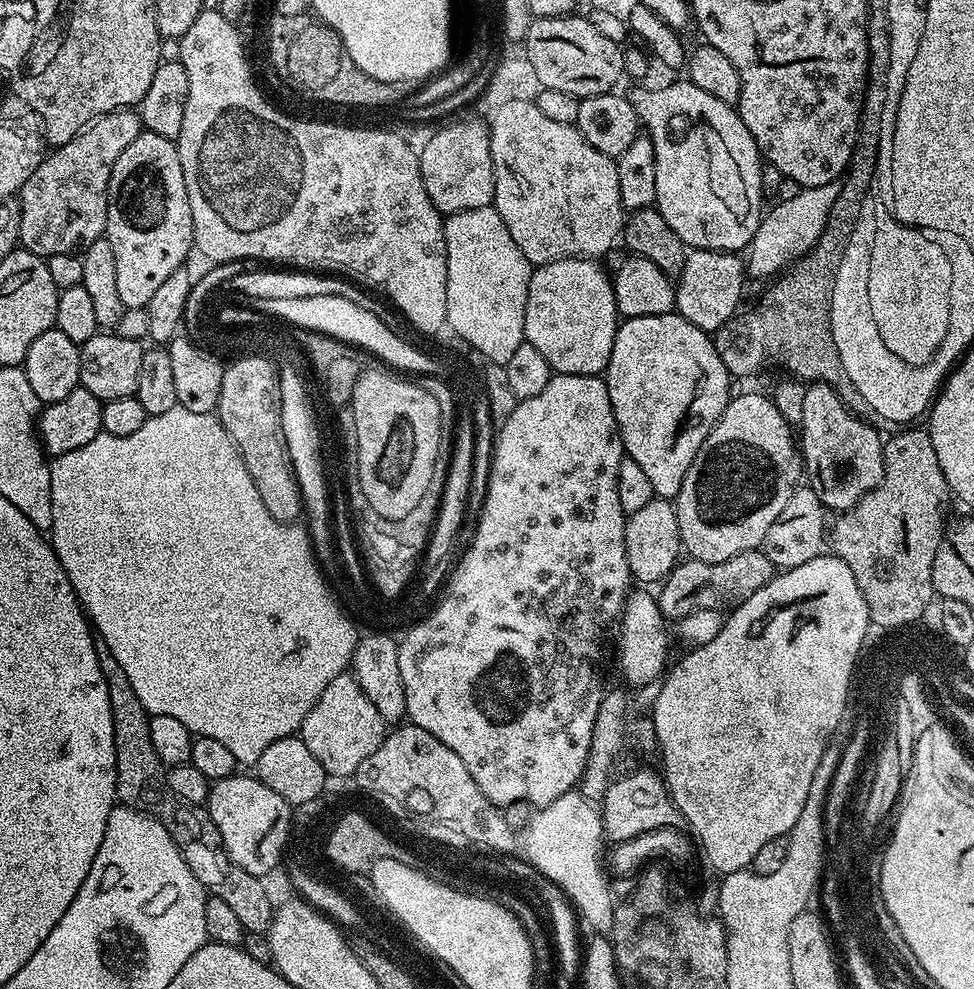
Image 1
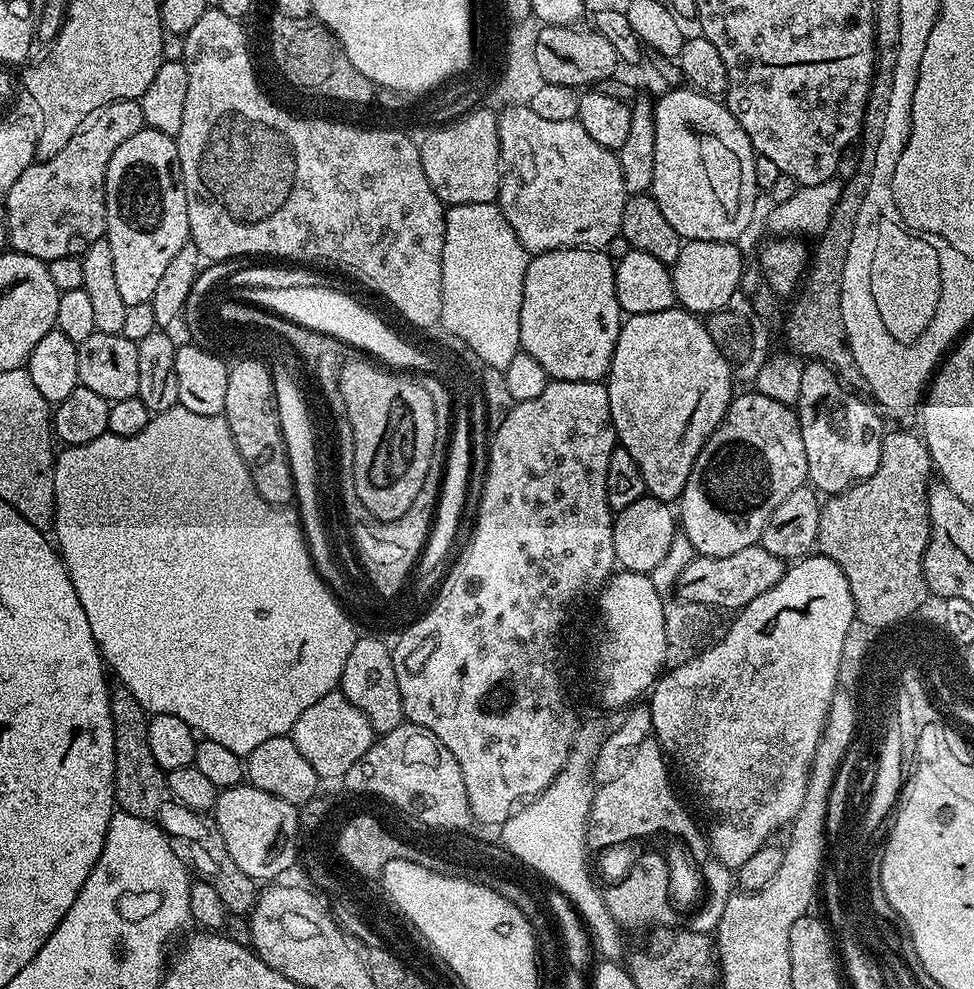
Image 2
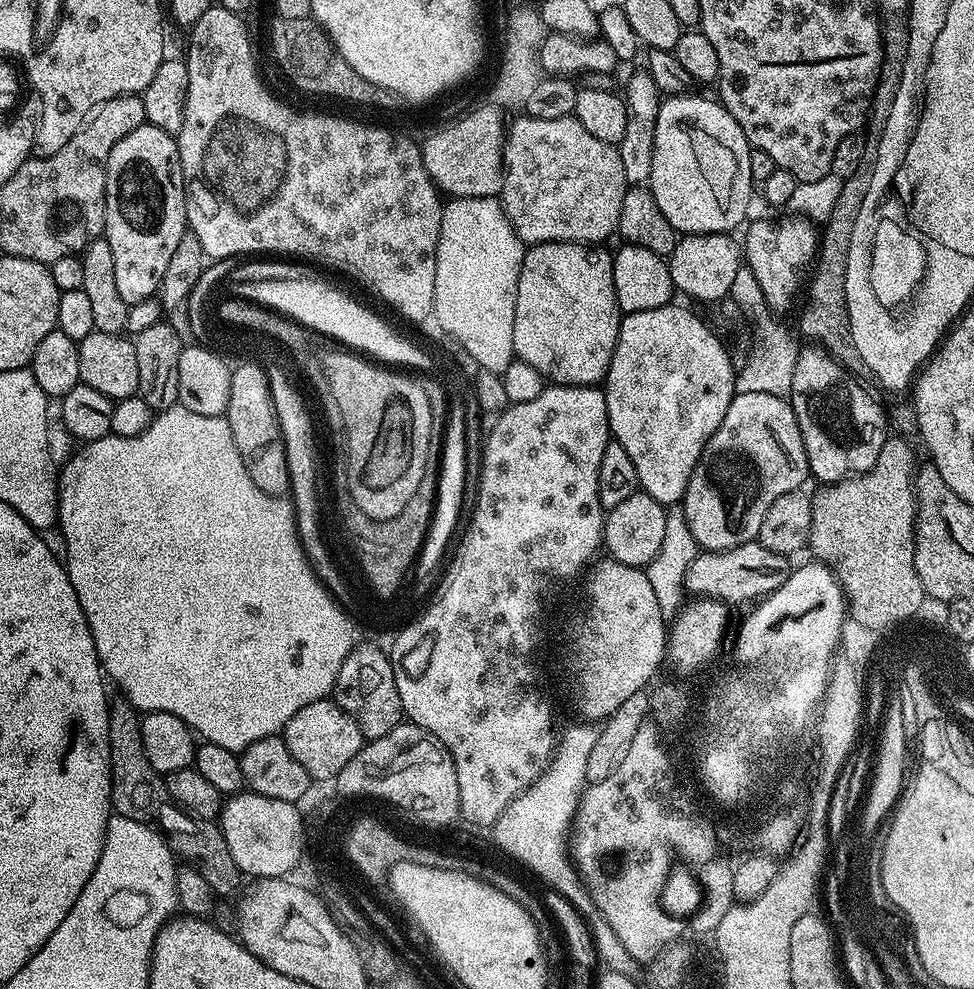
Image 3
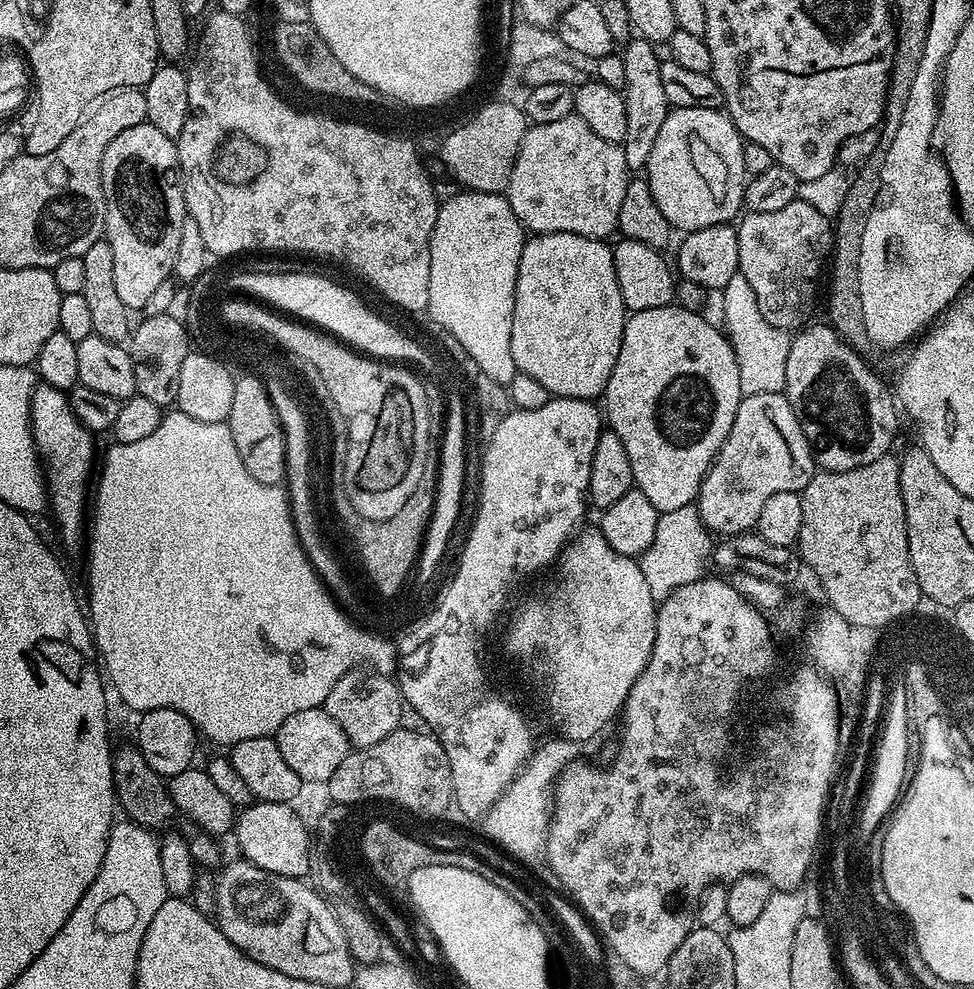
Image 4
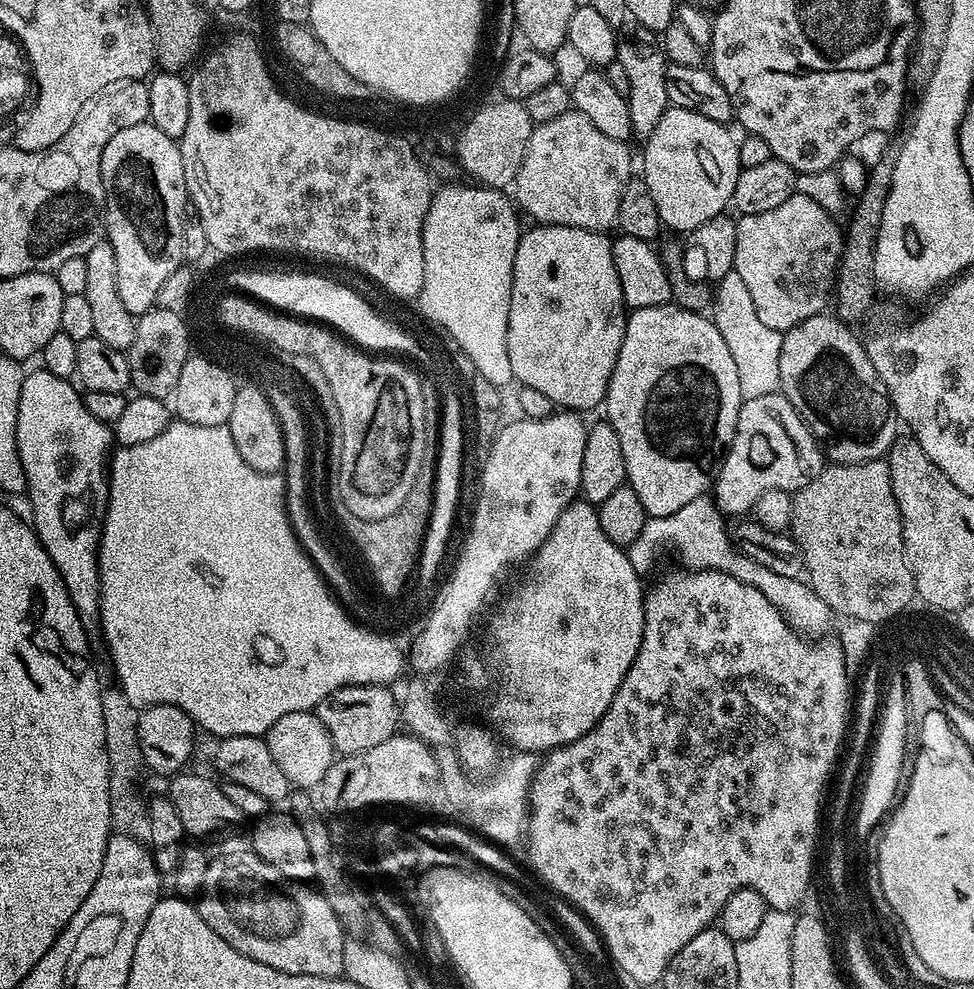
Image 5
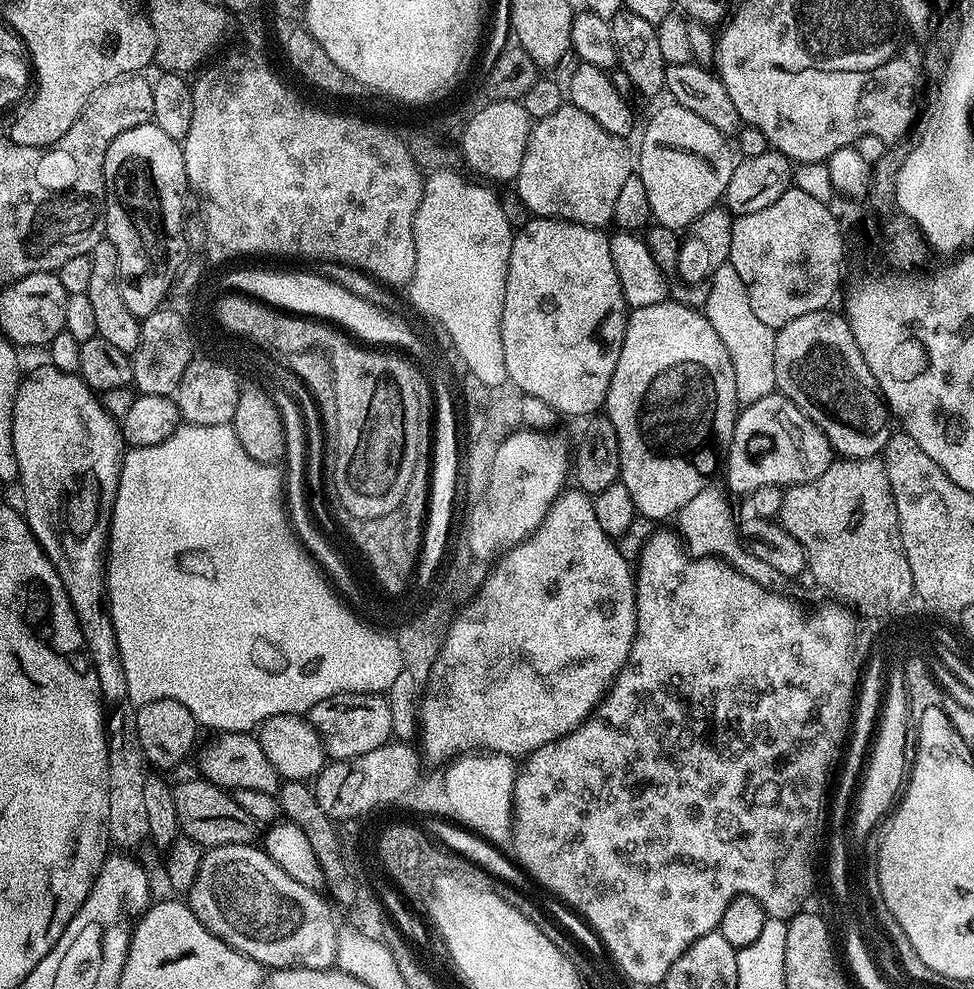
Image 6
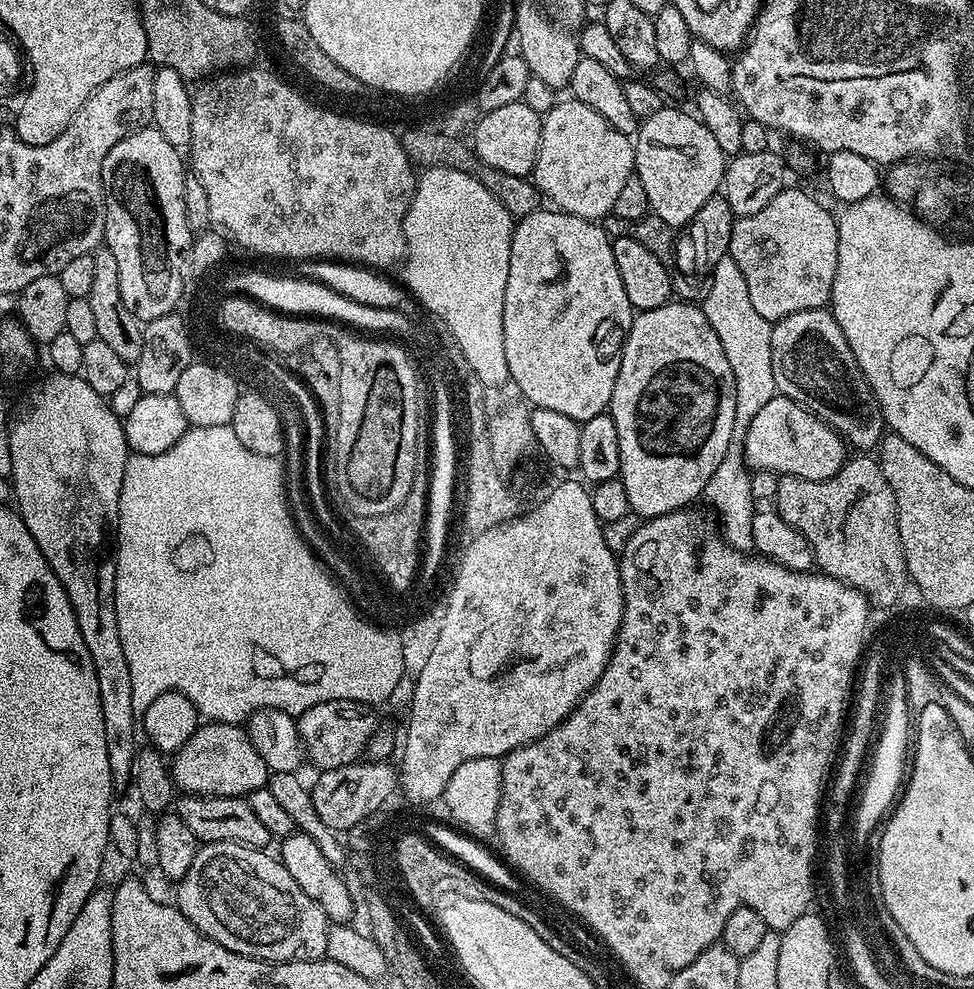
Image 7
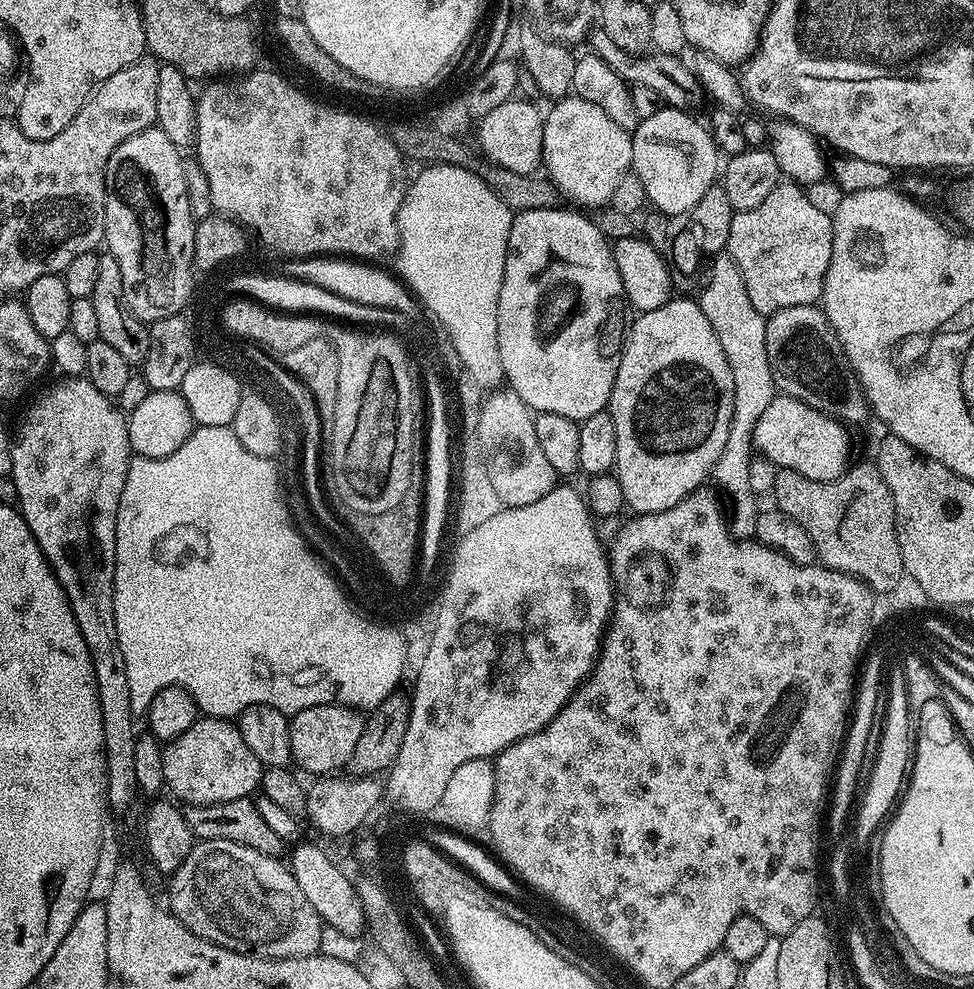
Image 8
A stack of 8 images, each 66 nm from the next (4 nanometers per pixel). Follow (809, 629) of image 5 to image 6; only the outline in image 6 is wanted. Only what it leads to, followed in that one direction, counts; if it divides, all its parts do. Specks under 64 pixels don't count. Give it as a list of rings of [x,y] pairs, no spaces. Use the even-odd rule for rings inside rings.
[[[705,486],[698,494],[694,494],[694,498],[690,498],[690,502],[686,502],[686,506],[678,513],[678,521],[680,520],[678,532],[686,541],[687,551],[696,558],[725,560],[727,564],[746,574],[746,578],[758,582],[758,586],[775,589],[779,585],[776,583],[781,583],[782,577],[778,574],[778,570],[774,570],[774,566],[762,562],[762,558],[752,555],[745,548],[740,538],[738,516],[732,513],[732,504],[728,501],[729,493],[721,488]]]

